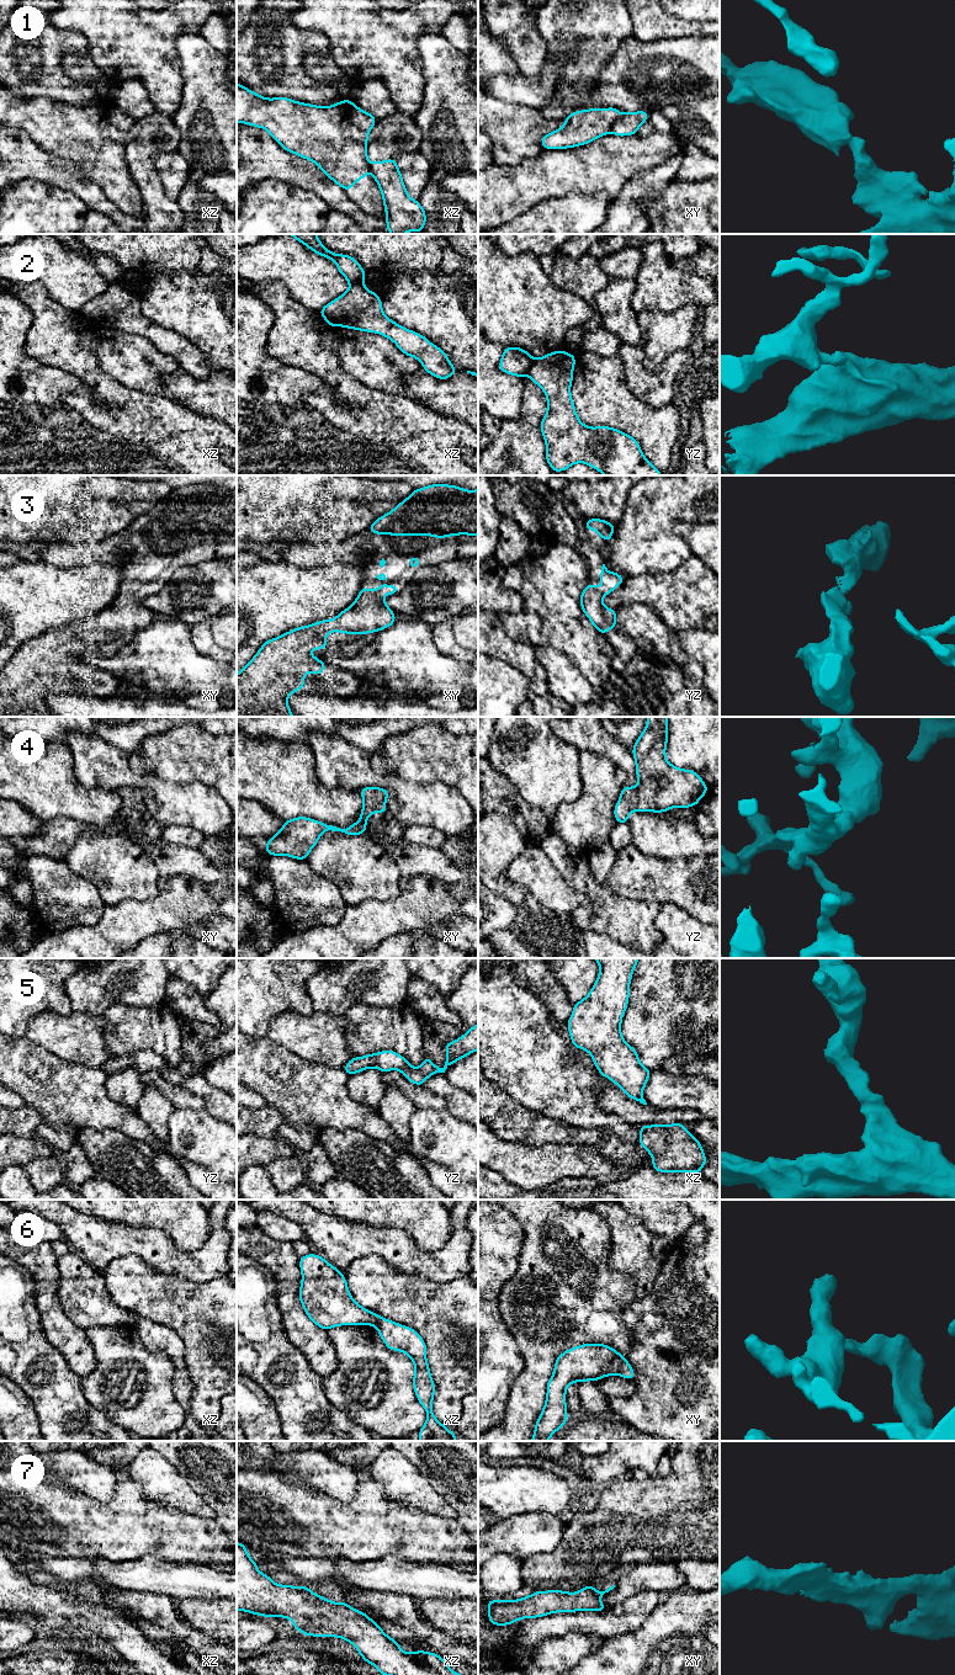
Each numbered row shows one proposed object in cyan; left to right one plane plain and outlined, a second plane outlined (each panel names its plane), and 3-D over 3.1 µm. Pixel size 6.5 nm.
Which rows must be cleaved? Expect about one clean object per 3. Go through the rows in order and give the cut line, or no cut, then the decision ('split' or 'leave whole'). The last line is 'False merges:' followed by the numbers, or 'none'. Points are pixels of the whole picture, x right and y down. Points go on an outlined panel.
1: cut xy (616, 120), (609, 132); split
2: cut yz (535, 360), (526, 373); split
3: cut none; leave whole
4: cut none; leave whole
5: cut none; leave whole
6: cut xy (625, 1359), (617, 1373); split
7: cut none; leave whole
False merges: 1, 2, 6

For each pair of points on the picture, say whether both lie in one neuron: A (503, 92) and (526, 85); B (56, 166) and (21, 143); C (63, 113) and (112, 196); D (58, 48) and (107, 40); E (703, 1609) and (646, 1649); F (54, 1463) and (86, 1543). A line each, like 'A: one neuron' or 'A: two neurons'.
A: one neuron
B: one neuron
C: one neuron
D: two neurons
E: one neuron
F: two neurons

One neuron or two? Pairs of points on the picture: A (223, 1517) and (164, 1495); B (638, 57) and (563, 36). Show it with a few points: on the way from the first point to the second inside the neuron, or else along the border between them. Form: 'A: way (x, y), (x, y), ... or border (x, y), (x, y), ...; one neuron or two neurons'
A: border (196, 1492), (213, 1510), (213, 1517); two neurons
B: border (627, 37), (599, 75); two neurons

